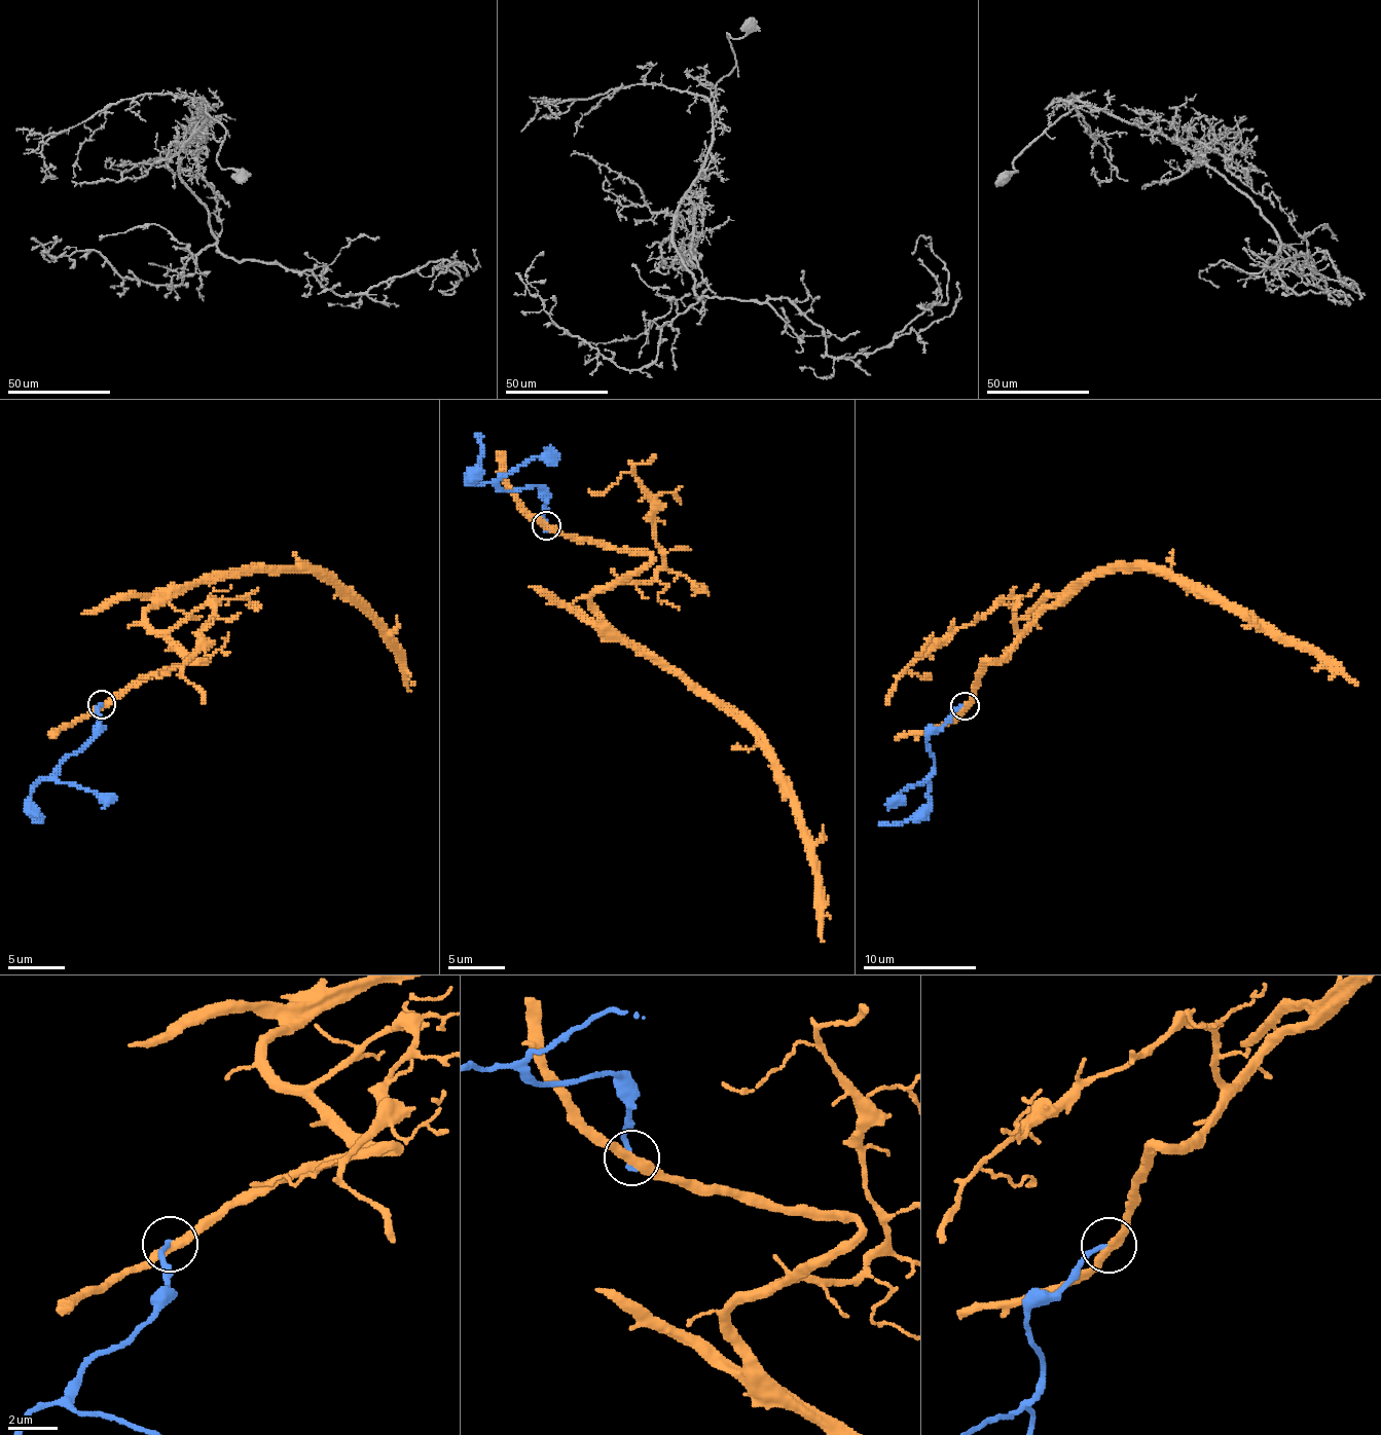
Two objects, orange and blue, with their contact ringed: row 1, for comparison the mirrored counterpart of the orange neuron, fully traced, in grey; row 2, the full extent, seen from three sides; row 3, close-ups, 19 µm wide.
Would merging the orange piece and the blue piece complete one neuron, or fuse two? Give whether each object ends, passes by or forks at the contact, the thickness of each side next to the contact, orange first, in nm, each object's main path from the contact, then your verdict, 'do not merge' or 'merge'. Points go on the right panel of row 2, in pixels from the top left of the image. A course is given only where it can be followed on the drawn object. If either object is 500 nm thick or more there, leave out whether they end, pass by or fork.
orange passes by | blue ends | 360/240 nm | orange via (966, 705), (988, 658), (994, 661), (1073, 587), (1102, 573), (1154, 569), (1321, 651), (1357, 685) | blue via (966, 705), (927, 739), (935, 771), (928, 779), (929, 802), (902, 822), (884, 825), (879, 822) | do not merge

